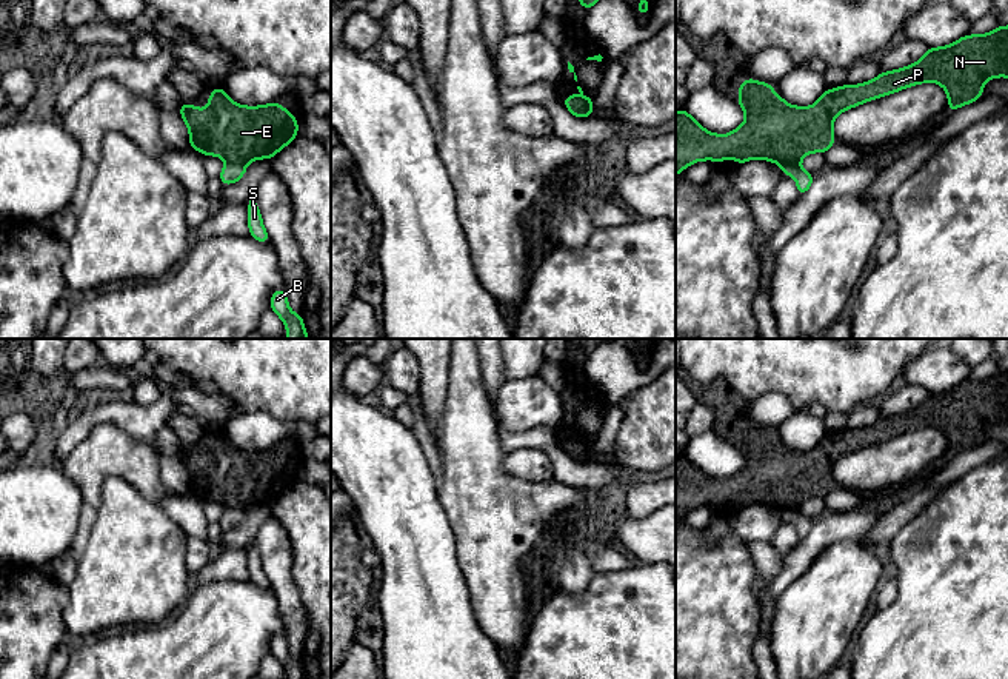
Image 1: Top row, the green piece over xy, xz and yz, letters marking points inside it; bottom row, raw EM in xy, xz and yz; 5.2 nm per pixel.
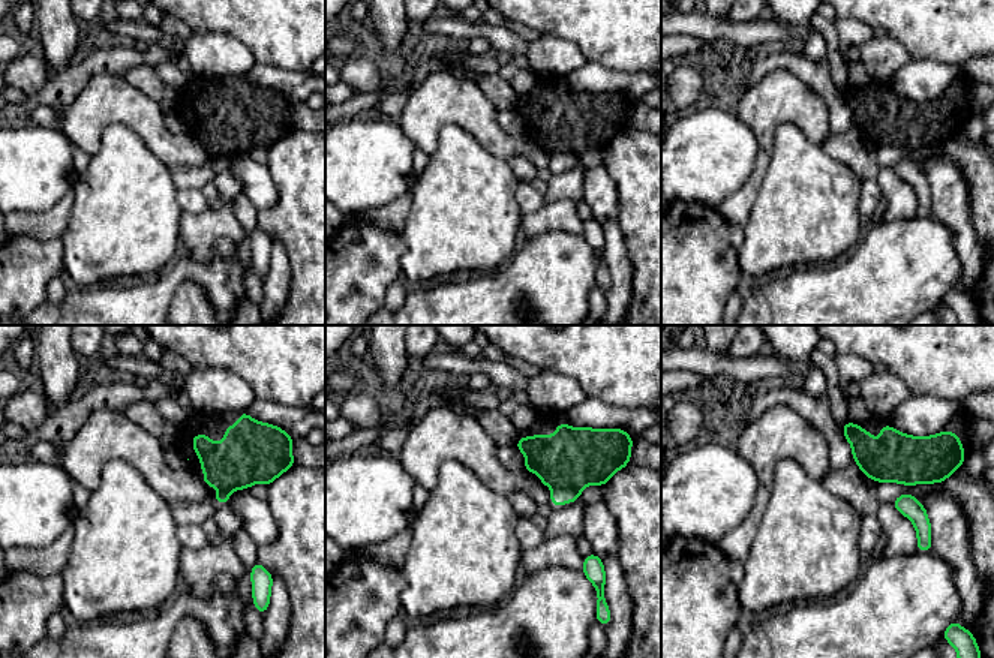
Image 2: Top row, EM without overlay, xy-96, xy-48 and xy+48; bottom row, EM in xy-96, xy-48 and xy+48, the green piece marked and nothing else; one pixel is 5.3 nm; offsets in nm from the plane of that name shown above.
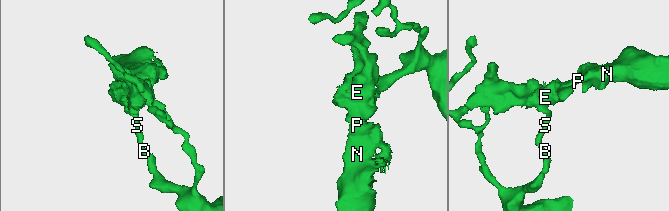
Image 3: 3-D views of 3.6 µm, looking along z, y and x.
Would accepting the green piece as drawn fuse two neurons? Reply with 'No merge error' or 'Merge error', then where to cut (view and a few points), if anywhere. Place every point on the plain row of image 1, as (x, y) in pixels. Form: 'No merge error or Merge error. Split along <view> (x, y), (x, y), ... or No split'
Merge error. Split along xy (228, 505), (237, 505), (245, 510)

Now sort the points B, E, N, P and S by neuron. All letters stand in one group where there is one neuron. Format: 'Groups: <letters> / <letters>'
Groups: B S / E N P

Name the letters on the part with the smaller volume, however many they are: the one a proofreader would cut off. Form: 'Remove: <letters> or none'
Remove: E, N, P

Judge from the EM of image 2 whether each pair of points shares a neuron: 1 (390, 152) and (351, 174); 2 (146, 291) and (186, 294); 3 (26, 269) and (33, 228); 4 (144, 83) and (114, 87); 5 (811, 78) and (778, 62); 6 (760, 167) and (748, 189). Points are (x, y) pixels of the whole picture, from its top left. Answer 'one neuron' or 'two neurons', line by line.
1: one neuron
2: two neurons
3: two neurons
4: two neurons
5: one neuron
6: one neuron

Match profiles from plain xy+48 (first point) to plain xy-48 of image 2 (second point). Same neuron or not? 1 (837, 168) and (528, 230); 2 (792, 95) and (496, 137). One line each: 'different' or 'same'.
1: different
2: same

